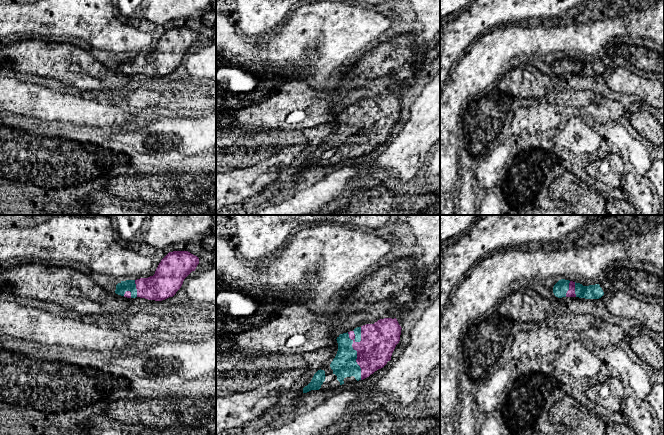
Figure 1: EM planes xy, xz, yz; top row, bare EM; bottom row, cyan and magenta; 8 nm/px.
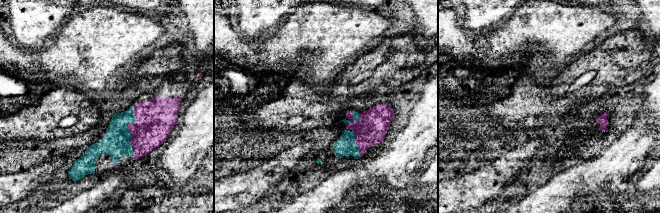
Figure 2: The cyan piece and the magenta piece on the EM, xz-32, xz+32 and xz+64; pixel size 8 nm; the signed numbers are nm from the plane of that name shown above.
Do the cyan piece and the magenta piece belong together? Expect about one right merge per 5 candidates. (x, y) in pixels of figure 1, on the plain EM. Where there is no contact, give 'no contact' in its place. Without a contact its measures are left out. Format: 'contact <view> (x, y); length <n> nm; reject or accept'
contact xz (356, 127); length 420 nm; accept

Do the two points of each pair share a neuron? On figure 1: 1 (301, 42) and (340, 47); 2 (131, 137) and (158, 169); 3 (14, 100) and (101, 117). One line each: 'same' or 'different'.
1: different
2: different
3: same

